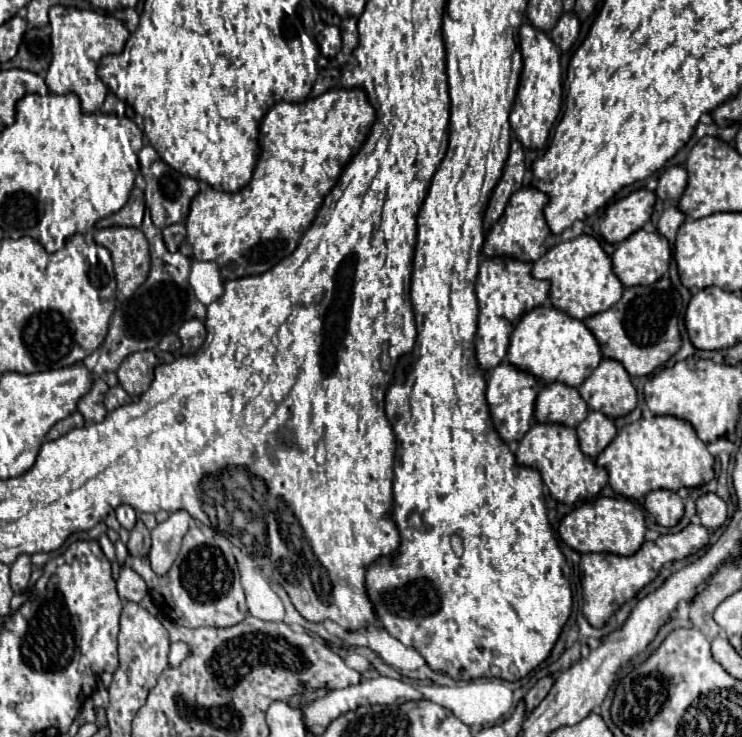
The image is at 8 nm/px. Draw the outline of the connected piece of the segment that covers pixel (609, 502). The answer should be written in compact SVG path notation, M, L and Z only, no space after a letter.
M598 497L596 503L586 503L572 509L560 523L560 537L578 553L616 553L634 555L646 541L646 521L638 505L622 497Z

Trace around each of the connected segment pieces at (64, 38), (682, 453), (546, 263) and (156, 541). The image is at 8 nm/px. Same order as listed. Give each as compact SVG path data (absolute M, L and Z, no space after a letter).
M54 5L50 7L50 27L52 27L52 63L46 73L48 89L66 95L74 93L82 101L84 113L96 113L104 97L108 93L102 79L96 75L98 61L108 53L120 53L130 37L130 31L124 27L122 21L100 15L92 9L74 9L74 7L62 7Z
M648 409L640 421L618 431L614 441L596 457L596 465L608 471L612 491L628 499L642 499L656 489L700 487L714 477L714 457L696 437L694 427L676 417L652 415Z
M580 235L572 241L562 241L548 249L532 267L532 275L550 283L550 305L572 319L588 319L608 311L622 295L624 287L612 273L612 261L594 237Z
M174 511L174 513L170 513L170 517L166 521L158 523L152 529L150 563L158 575L168 573L168 569L172 567L172 563L180 551L182 537L188 533L190 519L192 517L186 511Z

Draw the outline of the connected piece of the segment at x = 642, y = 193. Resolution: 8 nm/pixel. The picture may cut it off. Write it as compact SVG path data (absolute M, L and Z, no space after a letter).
M646 189L634 191L628 197L614 201L600 219L602 239L610 245L618 245L632 233L640 231L644 223L650 219L654 203L656 195Z

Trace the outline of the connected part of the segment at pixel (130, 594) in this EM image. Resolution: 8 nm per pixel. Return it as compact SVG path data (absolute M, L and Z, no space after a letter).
M128 565L120 567L120 575L118 575L118 595L126 601L140 601L146 593L148 593L148 587L144 583L144 579L134 571L130 569Z

